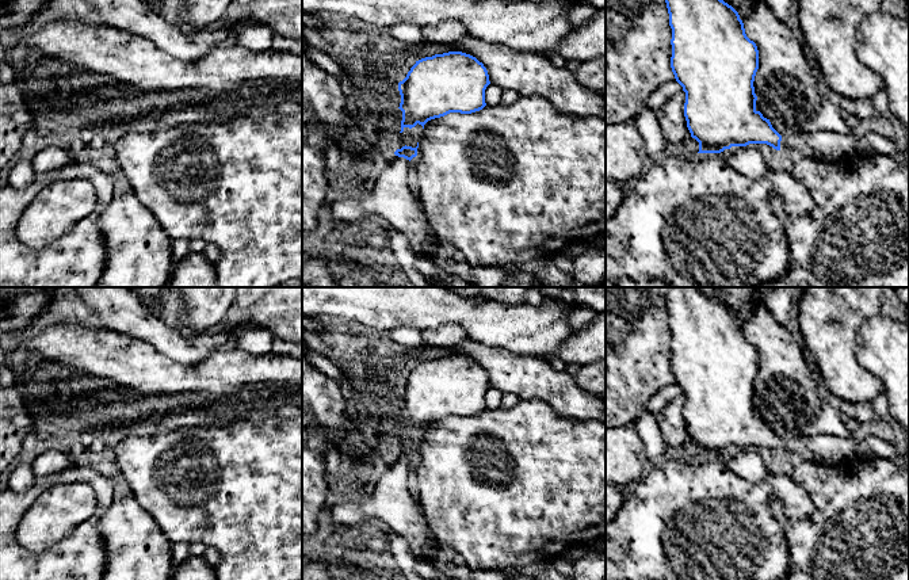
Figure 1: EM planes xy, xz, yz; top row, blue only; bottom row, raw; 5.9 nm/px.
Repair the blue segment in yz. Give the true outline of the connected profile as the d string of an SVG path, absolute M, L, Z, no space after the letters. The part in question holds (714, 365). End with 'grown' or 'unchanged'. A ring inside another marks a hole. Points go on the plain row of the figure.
M669 287L665 306L672 332L671 371L676 385L685 396L684 420L691 440L699 446L698 457L721 457L732 450L767 447L780 454L782 439L772 431L769 423L756 413L755 379L759 373L759 354L751 344L738 316L718 299L706 295L699 287Z; unchanged

